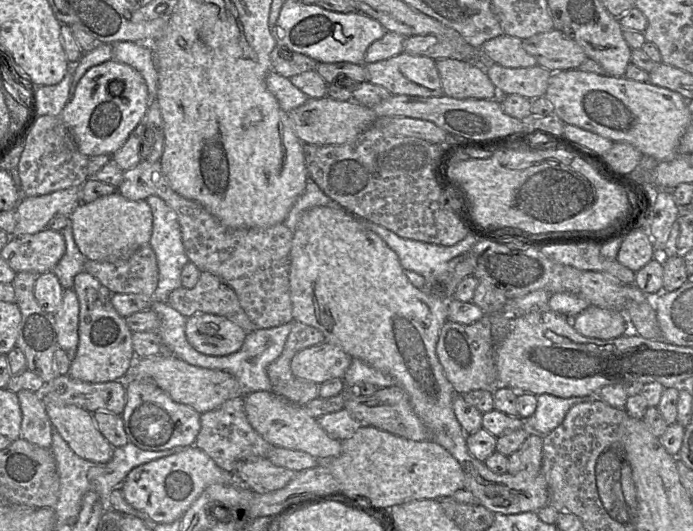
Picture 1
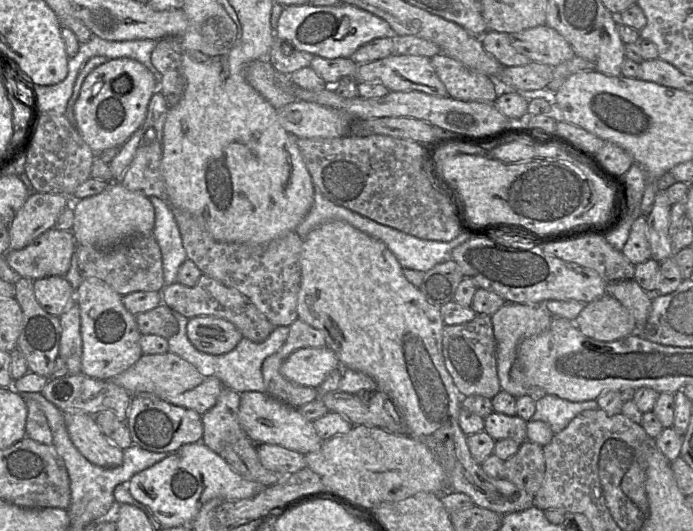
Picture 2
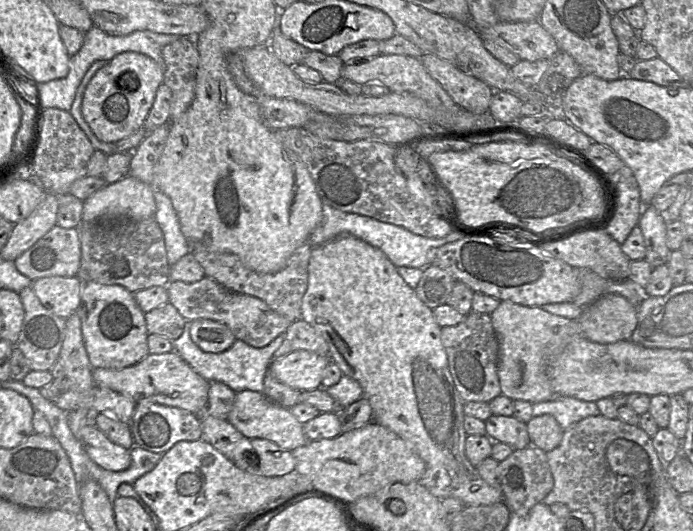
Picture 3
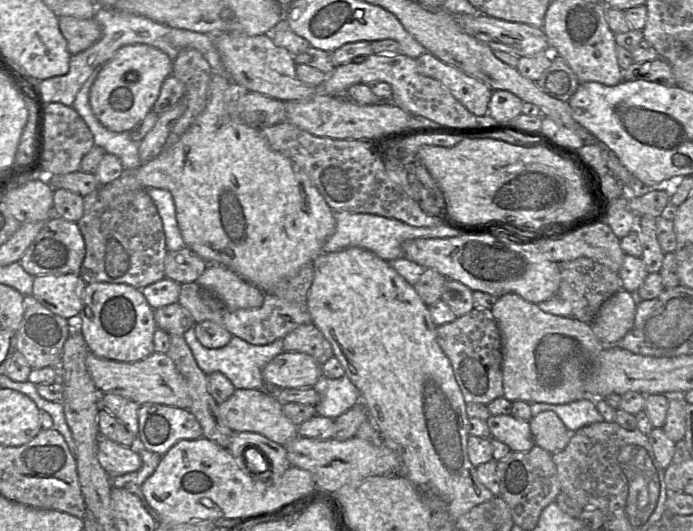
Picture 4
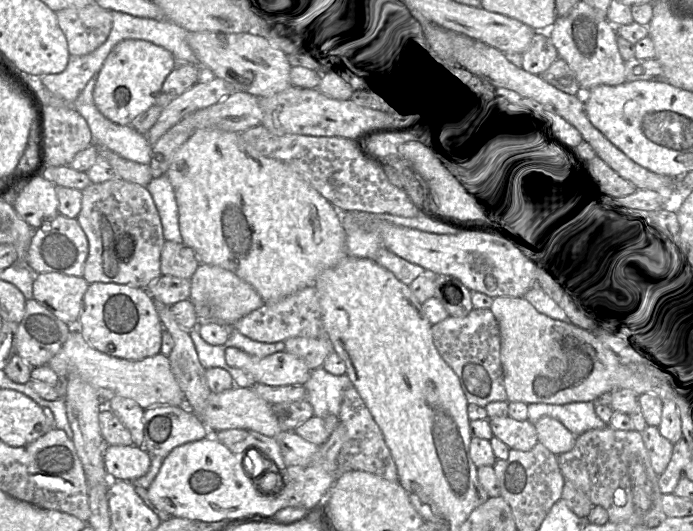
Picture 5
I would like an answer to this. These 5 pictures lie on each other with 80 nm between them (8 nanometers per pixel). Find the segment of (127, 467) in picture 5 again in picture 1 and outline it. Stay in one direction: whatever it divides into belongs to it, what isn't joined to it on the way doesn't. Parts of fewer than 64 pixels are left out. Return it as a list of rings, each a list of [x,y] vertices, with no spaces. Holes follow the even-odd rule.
[[[41,393],[53,428],[81,458],[95,463],[112,459],[114,447],[97,428],[92,413],[75,405],[57,404]]]

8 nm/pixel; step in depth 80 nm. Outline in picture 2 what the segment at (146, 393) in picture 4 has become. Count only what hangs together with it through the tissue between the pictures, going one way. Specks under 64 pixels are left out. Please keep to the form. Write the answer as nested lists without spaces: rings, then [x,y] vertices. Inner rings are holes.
[[[171,352],[142,355],[135,364],[110,381],[124,388],[131,395],[154,394],[170,404],[193,410],[200,416],[216,404],[224,388],[219,379],[202,375],[193,365]]]

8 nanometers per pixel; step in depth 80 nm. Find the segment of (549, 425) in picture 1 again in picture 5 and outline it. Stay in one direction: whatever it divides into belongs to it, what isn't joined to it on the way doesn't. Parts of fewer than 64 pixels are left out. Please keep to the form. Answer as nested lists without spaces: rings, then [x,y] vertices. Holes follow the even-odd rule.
[[[593,401],[566,404],[528,404],[527,420],[535,423],[543,416],[550,416],[559,420],[576,436],[585,431],[605,428],[609,425],[597,415]]]

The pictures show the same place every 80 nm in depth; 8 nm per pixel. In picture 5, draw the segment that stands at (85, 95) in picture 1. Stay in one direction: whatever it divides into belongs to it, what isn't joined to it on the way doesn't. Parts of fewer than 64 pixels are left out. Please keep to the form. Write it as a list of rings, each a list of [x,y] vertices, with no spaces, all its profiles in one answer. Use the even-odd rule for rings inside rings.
[[[145,40],[119,42],[107,56],[98,74],[93,100],[99,112],[111,122],[131,125],[133,120],[155,105],[166,77],[178,62],[166,49]]]

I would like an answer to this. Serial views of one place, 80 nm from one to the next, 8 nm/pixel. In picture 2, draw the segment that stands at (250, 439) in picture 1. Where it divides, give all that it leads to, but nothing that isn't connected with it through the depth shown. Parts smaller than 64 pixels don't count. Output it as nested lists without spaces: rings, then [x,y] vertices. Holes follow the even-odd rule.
[[[224,387],[216,404],[202,415],[201,442],[219,455],[226,445],[248,438],[238,420],[239,404],[240,393]]]

